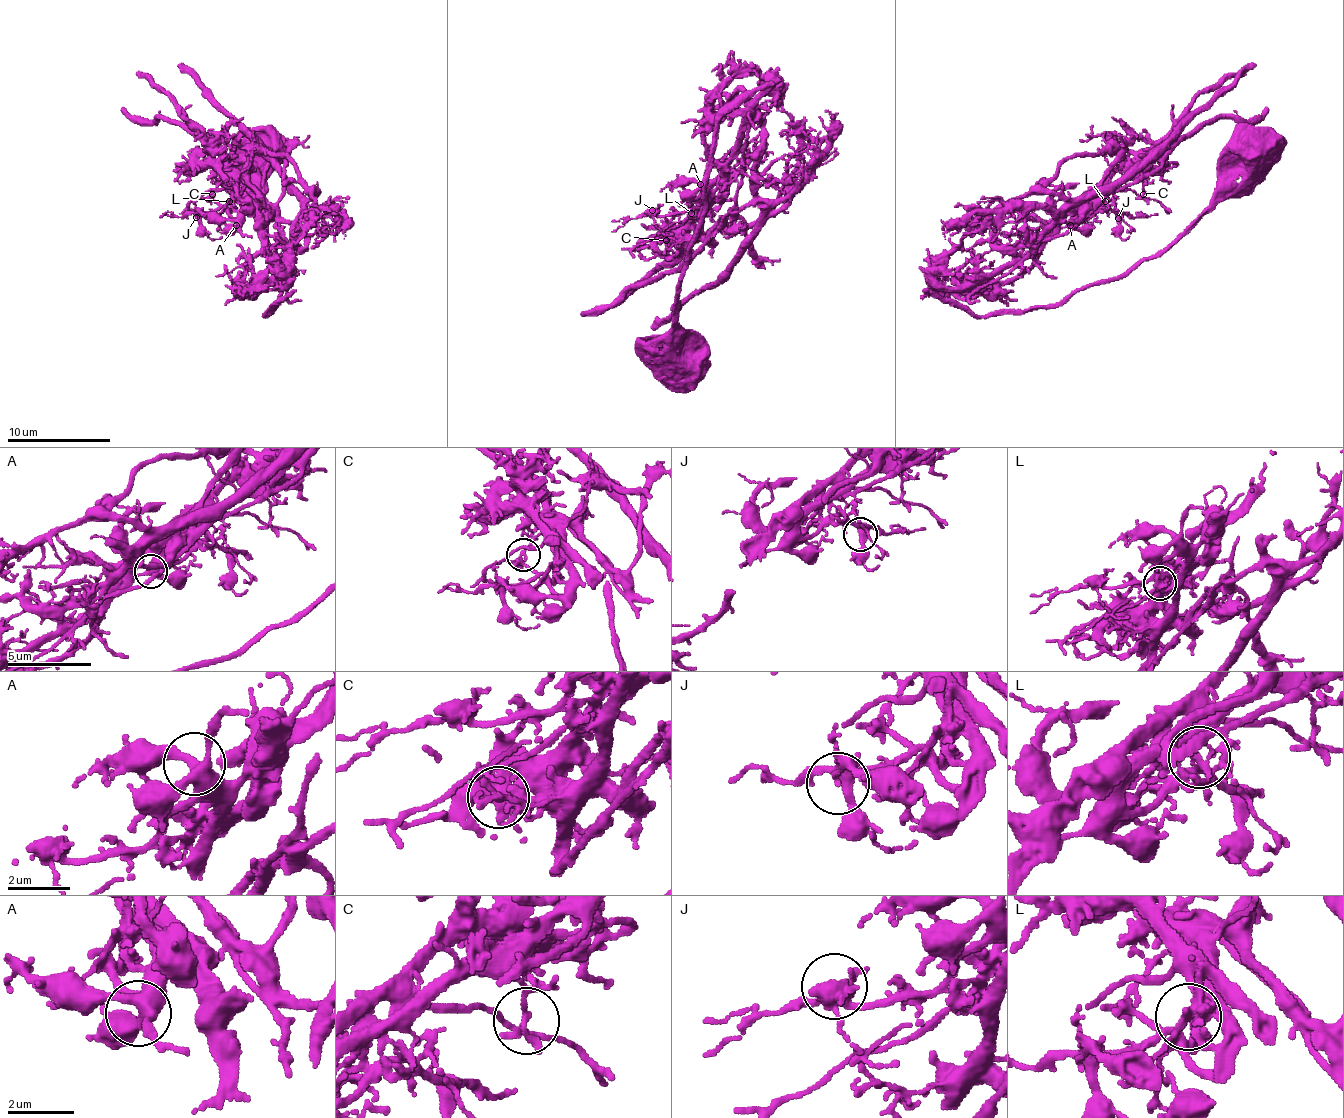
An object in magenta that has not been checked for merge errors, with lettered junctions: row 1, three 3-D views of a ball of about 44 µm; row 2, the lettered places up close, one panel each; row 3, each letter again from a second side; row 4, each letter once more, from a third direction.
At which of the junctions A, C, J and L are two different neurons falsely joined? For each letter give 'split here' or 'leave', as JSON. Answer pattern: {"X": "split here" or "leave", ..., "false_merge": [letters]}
{"A": "leave", "C": "split here", "J": "leave", "L": "split here", "false_merge": ["C", "L"]}

